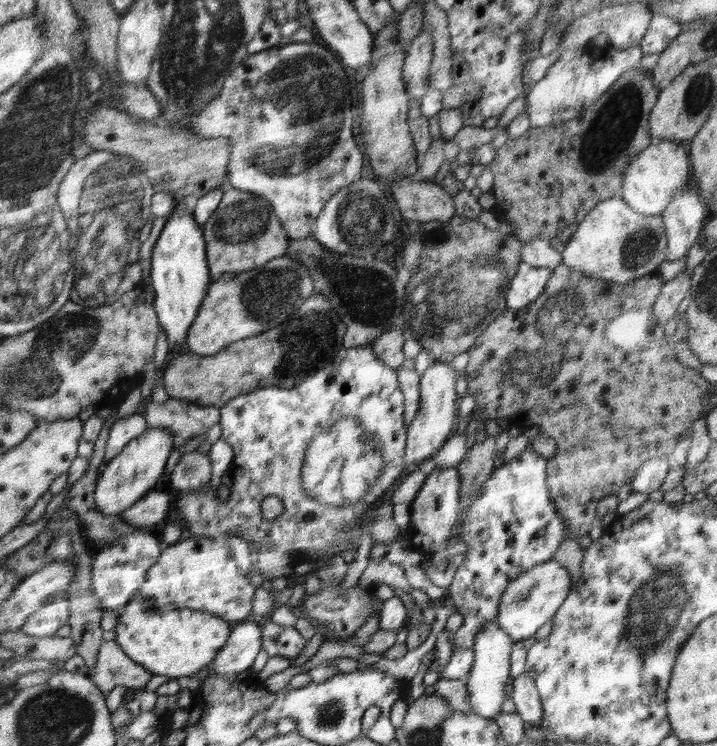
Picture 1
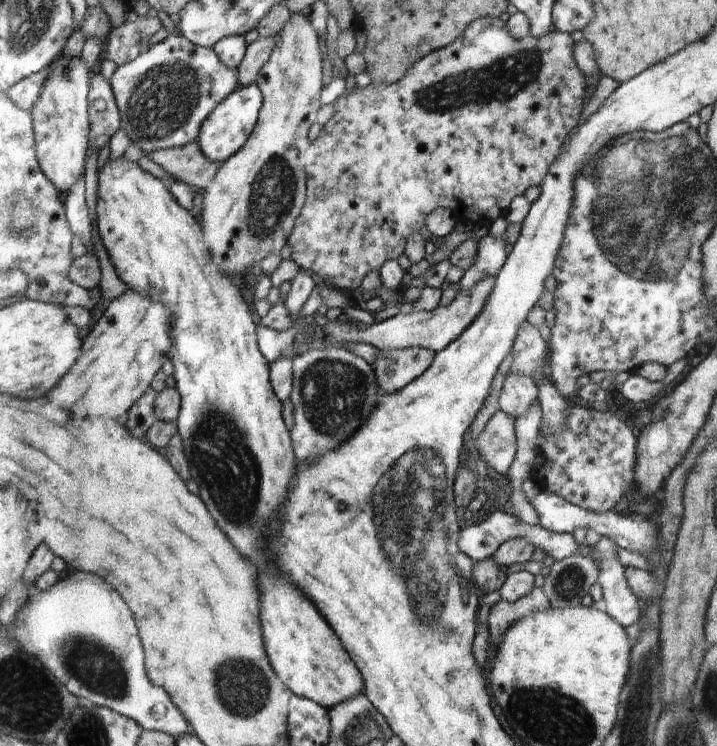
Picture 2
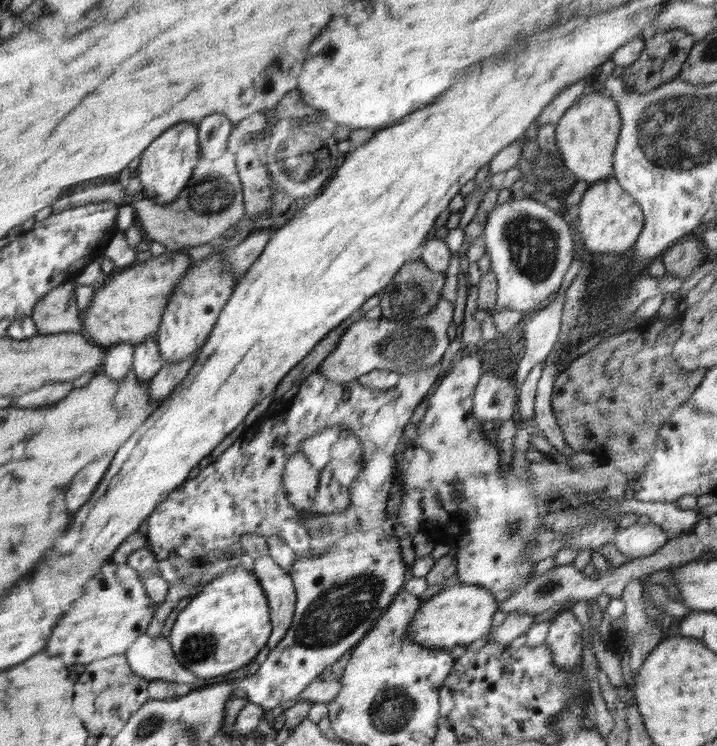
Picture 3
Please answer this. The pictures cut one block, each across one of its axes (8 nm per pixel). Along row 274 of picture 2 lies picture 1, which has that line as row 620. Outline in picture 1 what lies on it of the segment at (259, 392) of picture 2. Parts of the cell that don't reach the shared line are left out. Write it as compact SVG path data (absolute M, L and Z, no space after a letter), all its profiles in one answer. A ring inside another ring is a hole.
M139 591L123 607L124 612L117 619L115 641L124 649L124 652L134 662L141 664L154 675L166 675L170 679L180 676L190 676L194 672L206 668L226 644L233 624L207 613L206 611L193 611L188 608L174 608L172 610L158 610L153 607L153 600L139 594Z

